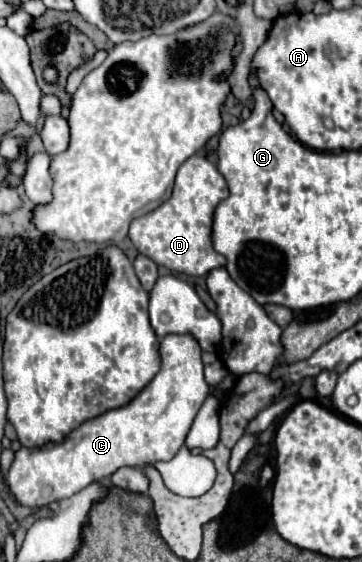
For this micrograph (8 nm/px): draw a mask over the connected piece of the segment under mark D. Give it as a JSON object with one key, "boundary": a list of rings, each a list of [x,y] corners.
{"boundary":[[[197,153],[179,167],[171,199],[165,201],[155,211],[131,223],[129,239],[133,241],[141,255],[153,259],[157,265],[167,267],[169,271],[187,275],[207,275],[213,269],[225,267],[225,257],[213,249],[211,227],[215,207],[227,197],[229,189],[217,165],[211,163],[205,155]]]}

